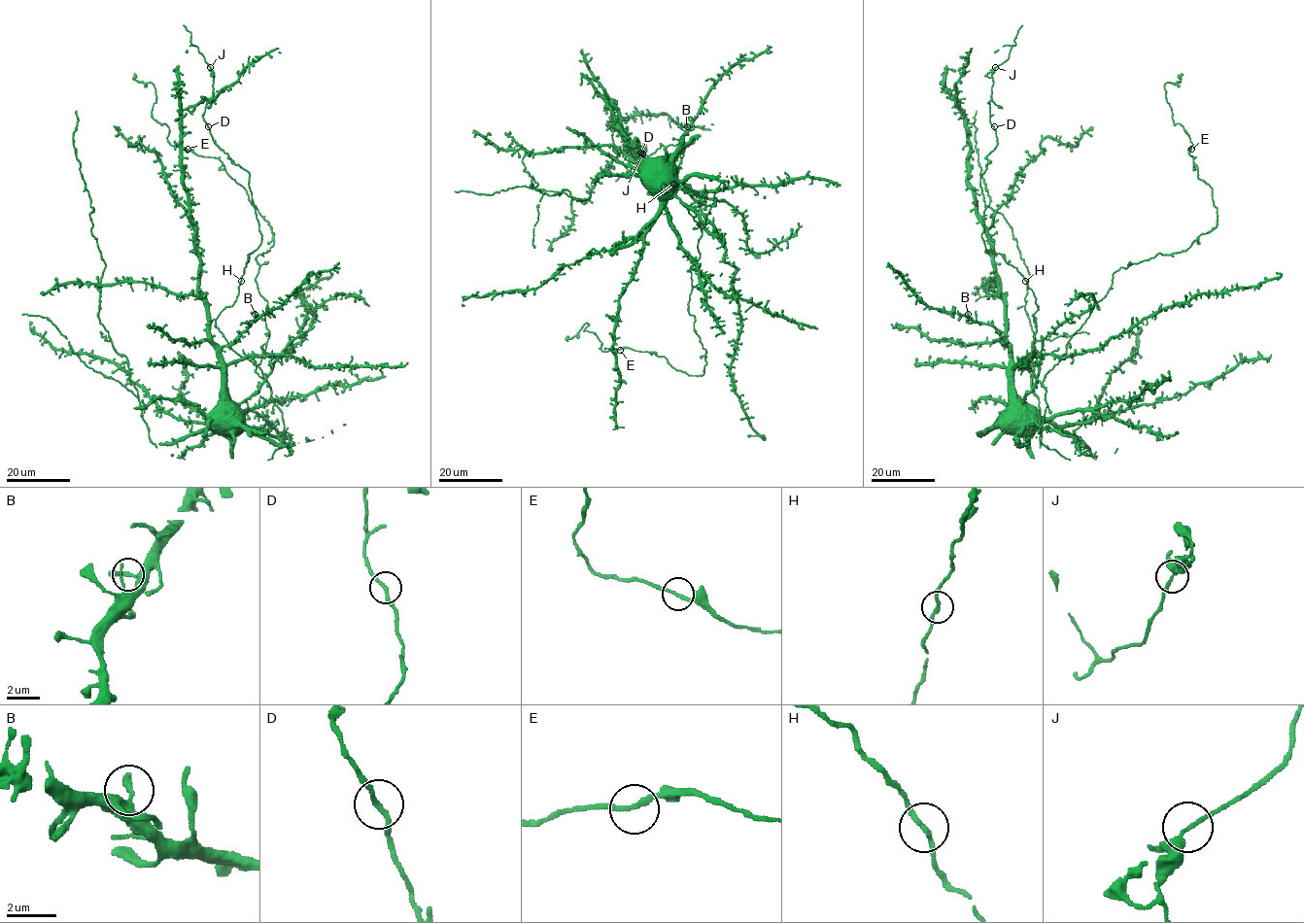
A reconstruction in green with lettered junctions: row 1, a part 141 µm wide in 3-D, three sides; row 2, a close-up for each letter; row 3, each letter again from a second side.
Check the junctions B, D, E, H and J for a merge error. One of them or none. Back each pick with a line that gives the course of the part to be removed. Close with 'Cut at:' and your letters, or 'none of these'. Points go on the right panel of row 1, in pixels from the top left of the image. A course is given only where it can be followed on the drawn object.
Cut at: none of these

